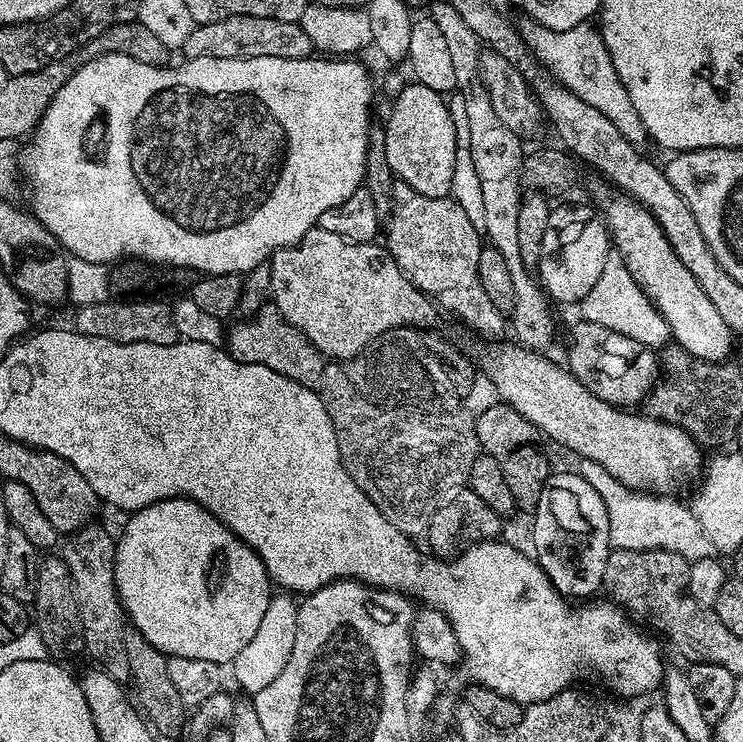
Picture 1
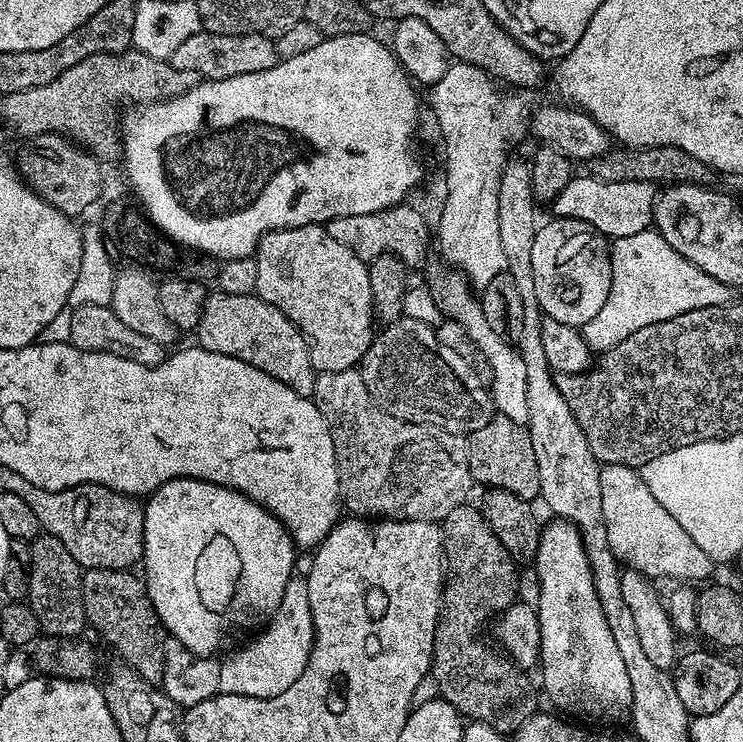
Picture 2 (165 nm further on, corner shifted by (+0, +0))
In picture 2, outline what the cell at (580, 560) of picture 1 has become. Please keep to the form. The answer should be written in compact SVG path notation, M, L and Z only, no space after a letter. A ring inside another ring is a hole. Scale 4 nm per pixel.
M552 518L543 525L538 550L534 557L536 564L536 580L540 583L540 604L535 605L540 623L540 663L538 673L540 680L544 683L544 692L548 695L548 700L553 704L553 709L564 712L577 712L580 716L589 716L592 720L620 720L629 715L632 711L632 695L630 694L630 677L626 674L626 665L622 663L622 657L618 651L618 645L614 643L614 634L610 634L610 625L606 622L606 614L602 614L602 602L598 602L598 590L594 590L594 574L590 570L590 558L586 558L586 546L580 537L580 531L571 524L569 520Z

